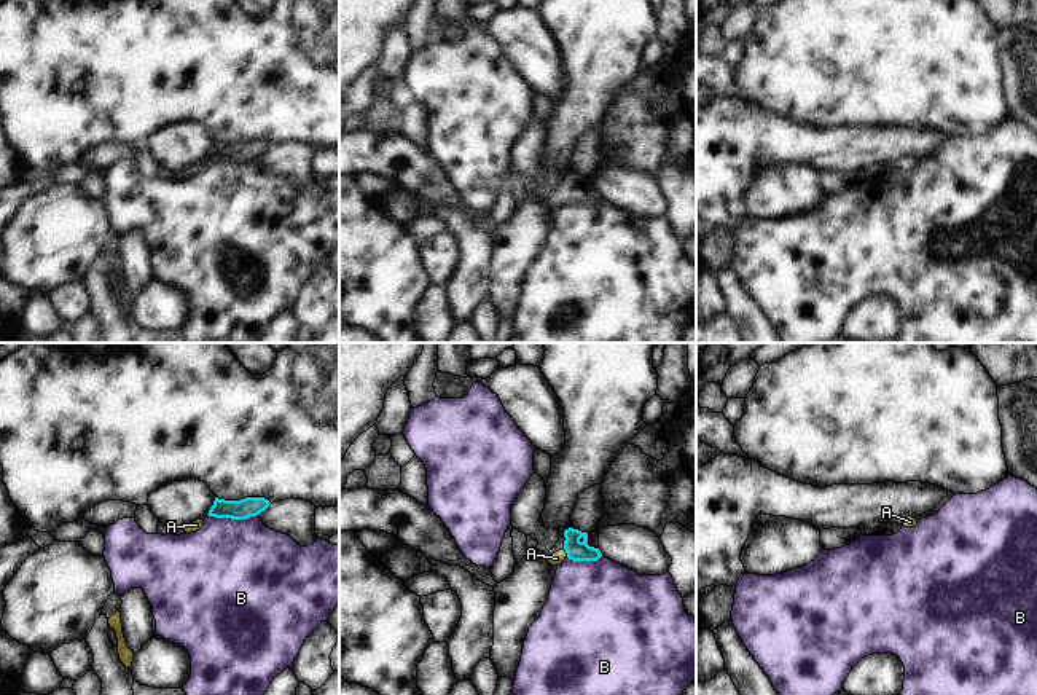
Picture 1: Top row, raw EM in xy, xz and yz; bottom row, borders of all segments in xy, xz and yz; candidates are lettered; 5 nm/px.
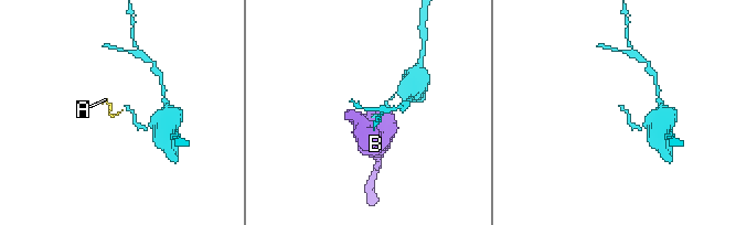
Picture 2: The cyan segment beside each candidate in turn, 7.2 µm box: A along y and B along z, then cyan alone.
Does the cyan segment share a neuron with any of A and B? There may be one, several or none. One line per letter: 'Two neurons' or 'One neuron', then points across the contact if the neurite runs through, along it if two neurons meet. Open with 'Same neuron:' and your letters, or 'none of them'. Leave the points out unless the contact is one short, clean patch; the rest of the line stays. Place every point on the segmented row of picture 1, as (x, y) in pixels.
Same neuron: A
A: One neuron. Path across: xz (575, 550), (566, 552), (556, 558)
B: Two neurons.

